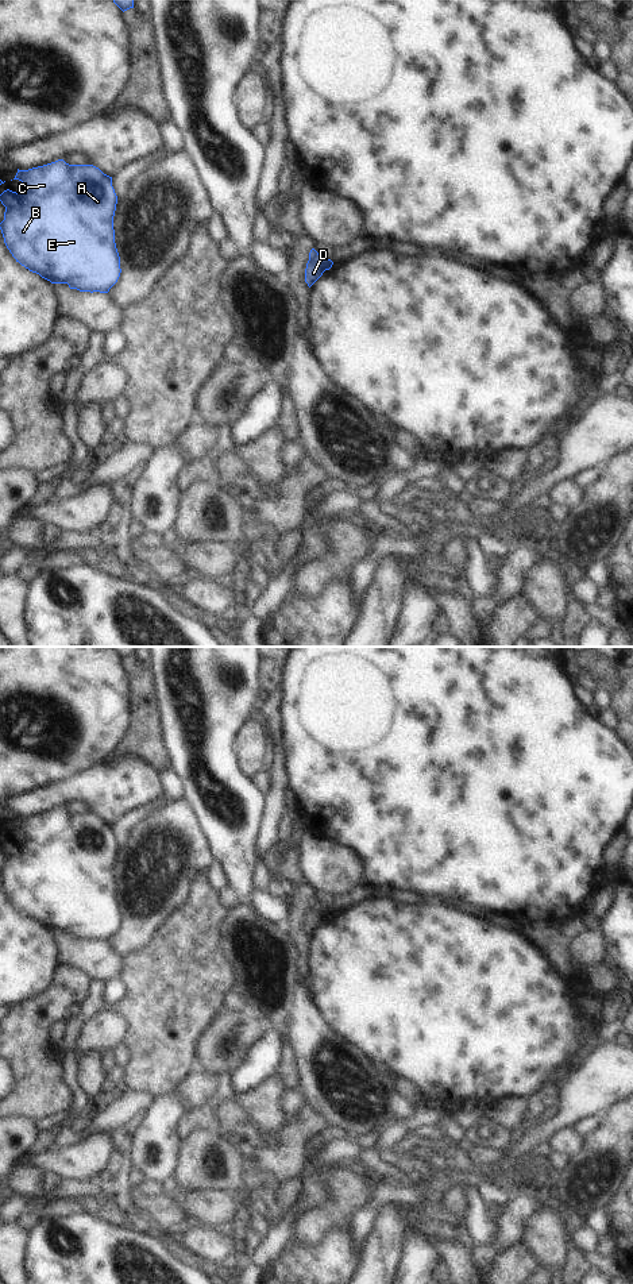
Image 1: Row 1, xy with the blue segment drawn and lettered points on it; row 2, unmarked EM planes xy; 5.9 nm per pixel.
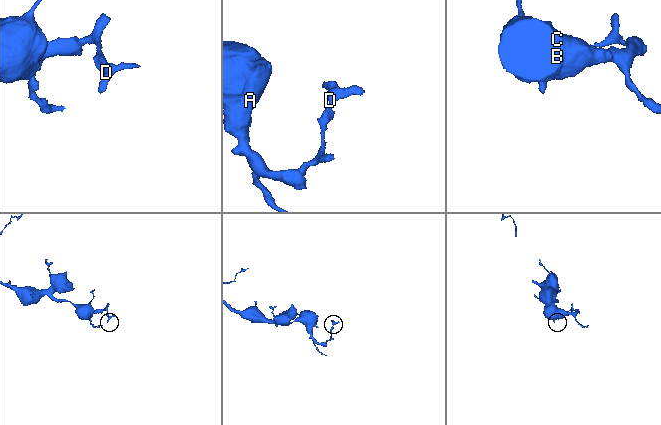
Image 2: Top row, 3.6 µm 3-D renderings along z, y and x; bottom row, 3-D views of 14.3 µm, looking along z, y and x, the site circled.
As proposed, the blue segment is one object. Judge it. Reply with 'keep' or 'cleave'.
cleave

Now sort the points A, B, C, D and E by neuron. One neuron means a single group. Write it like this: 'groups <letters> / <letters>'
groups A B C E / D

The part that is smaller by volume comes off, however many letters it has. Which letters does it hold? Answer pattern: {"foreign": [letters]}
{"foreign": ["D"]}

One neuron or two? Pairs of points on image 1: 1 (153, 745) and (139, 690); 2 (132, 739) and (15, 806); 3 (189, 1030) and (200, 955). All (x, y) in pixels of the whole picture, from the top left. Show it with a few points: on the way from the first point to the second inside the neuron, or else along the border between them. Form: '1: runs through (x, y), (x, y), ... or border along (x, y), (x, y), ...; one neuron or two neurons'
1: runs through (145, 732), (143, 704); one neuron
2: border along (107, 758), (134, 755), (146, 763); two neurons
3: runs through (193, 1011), (199, 1006), (199, 974); one neuron

